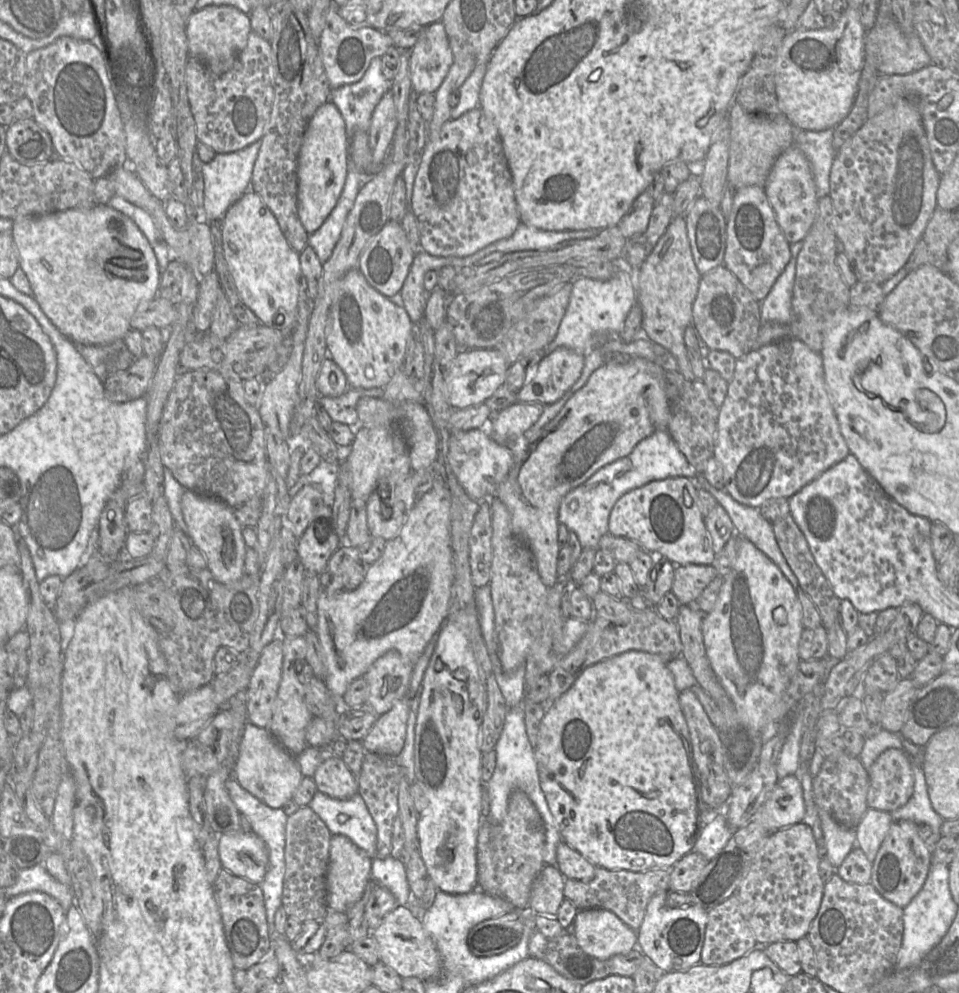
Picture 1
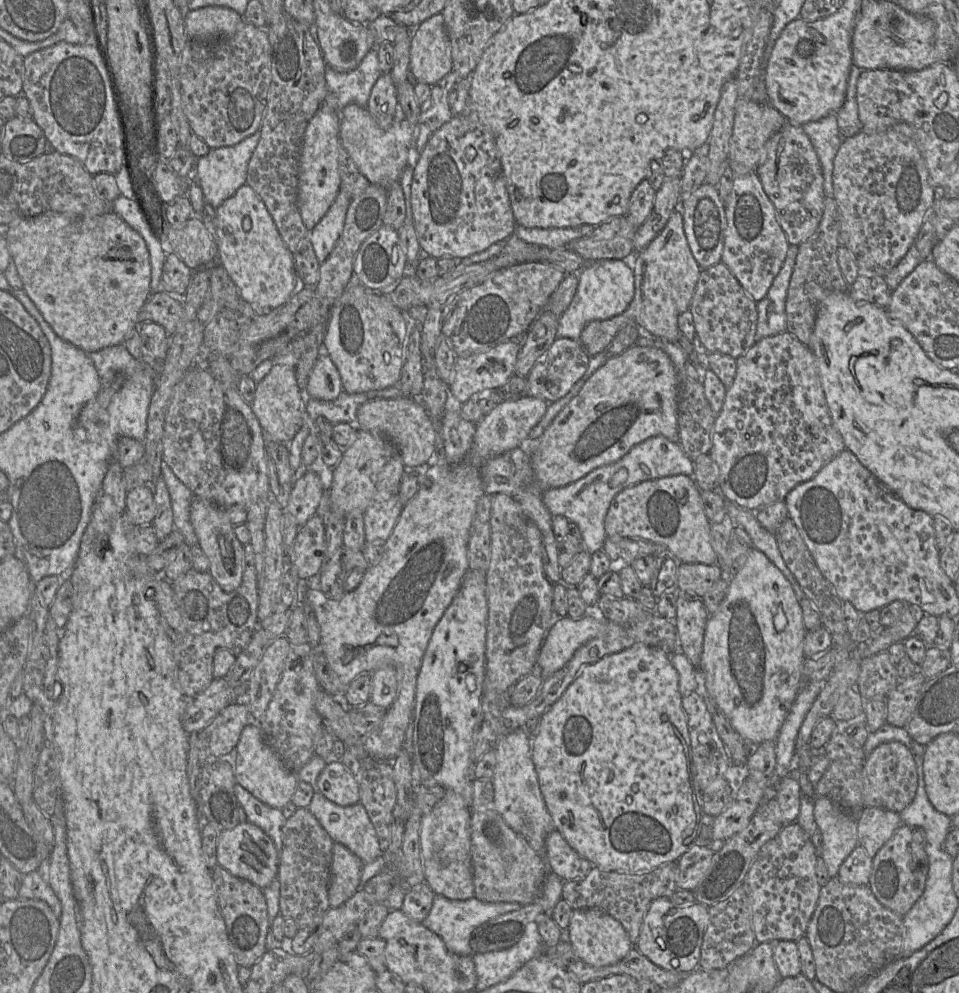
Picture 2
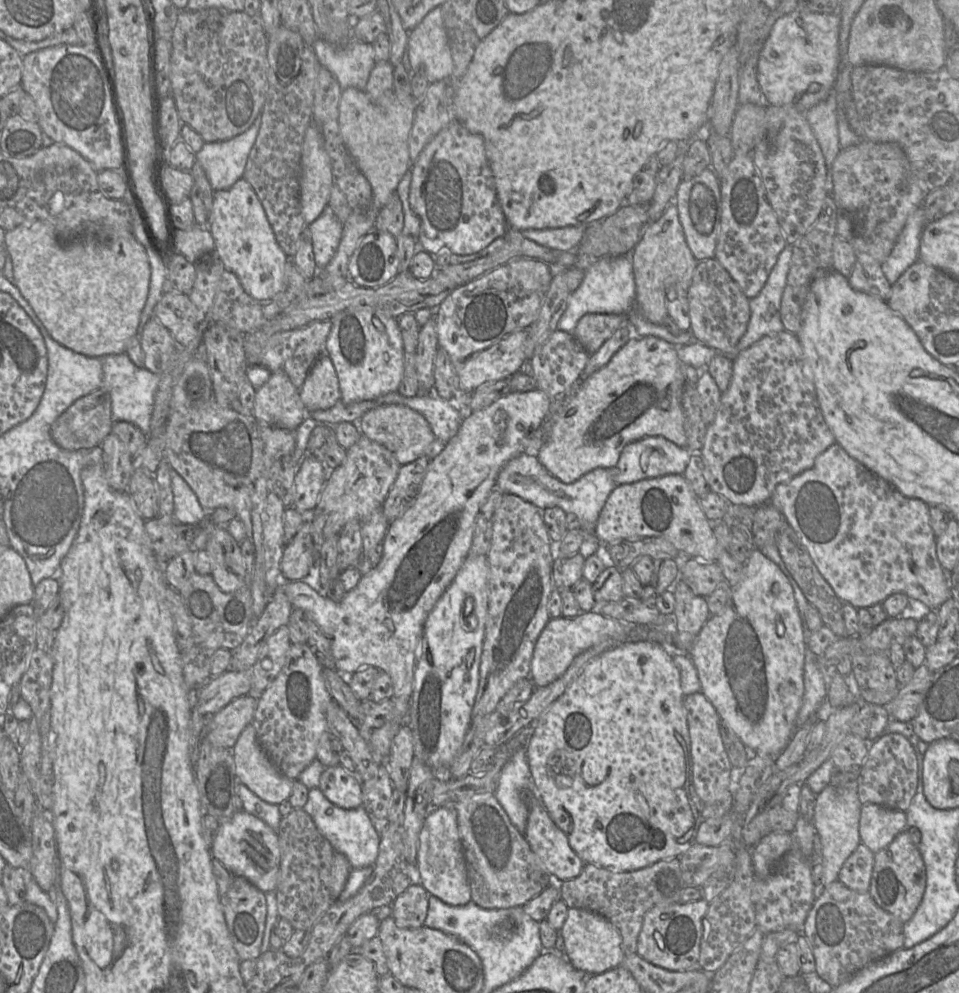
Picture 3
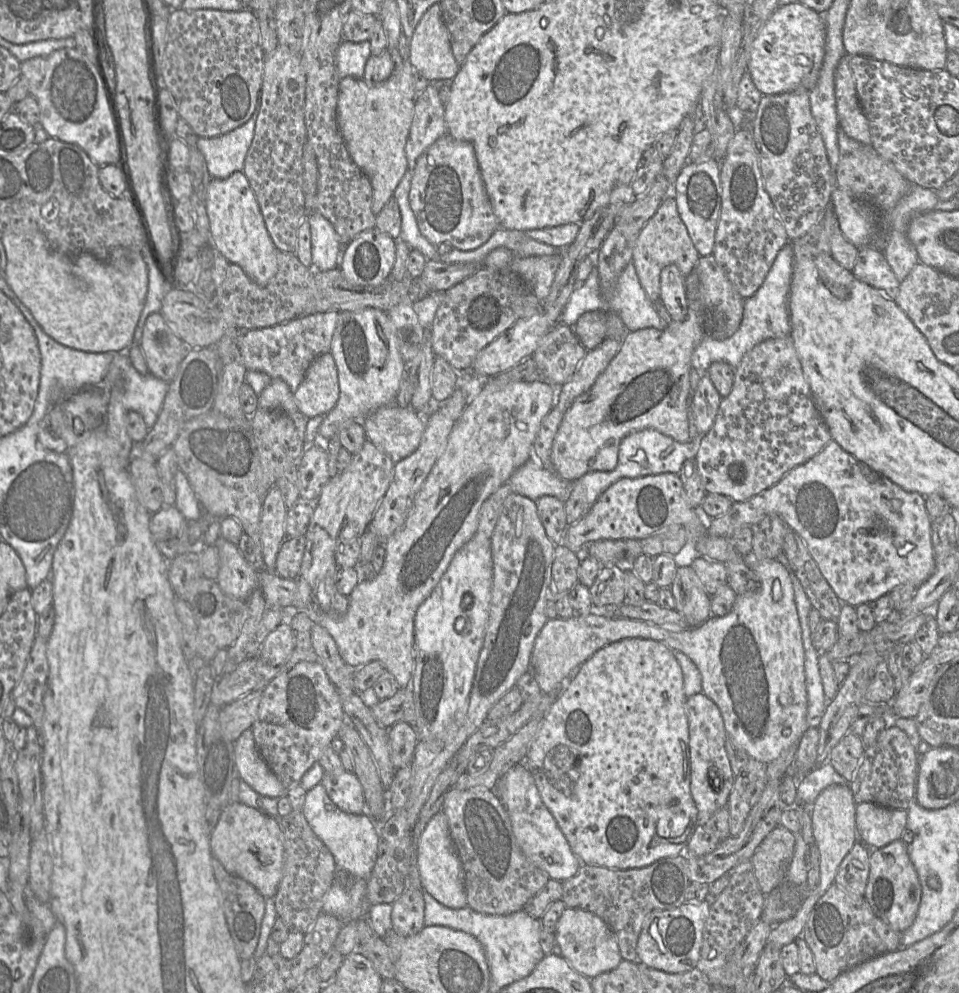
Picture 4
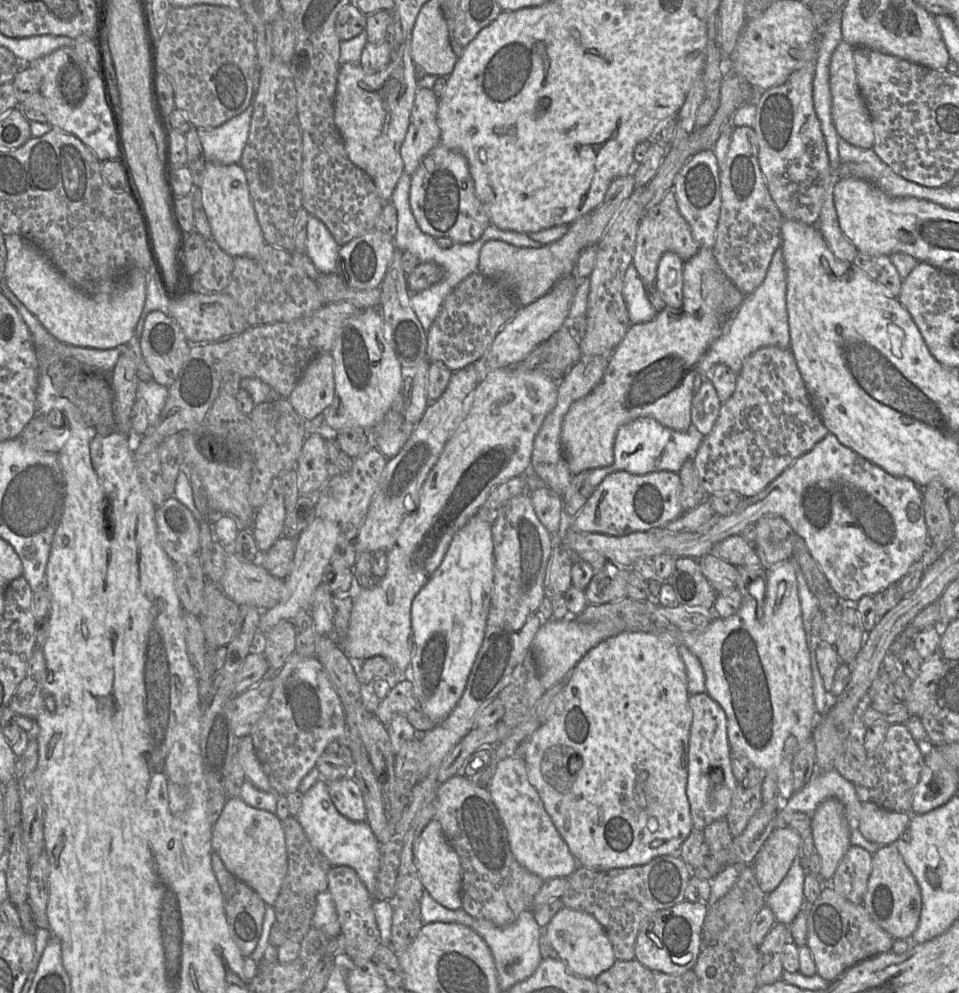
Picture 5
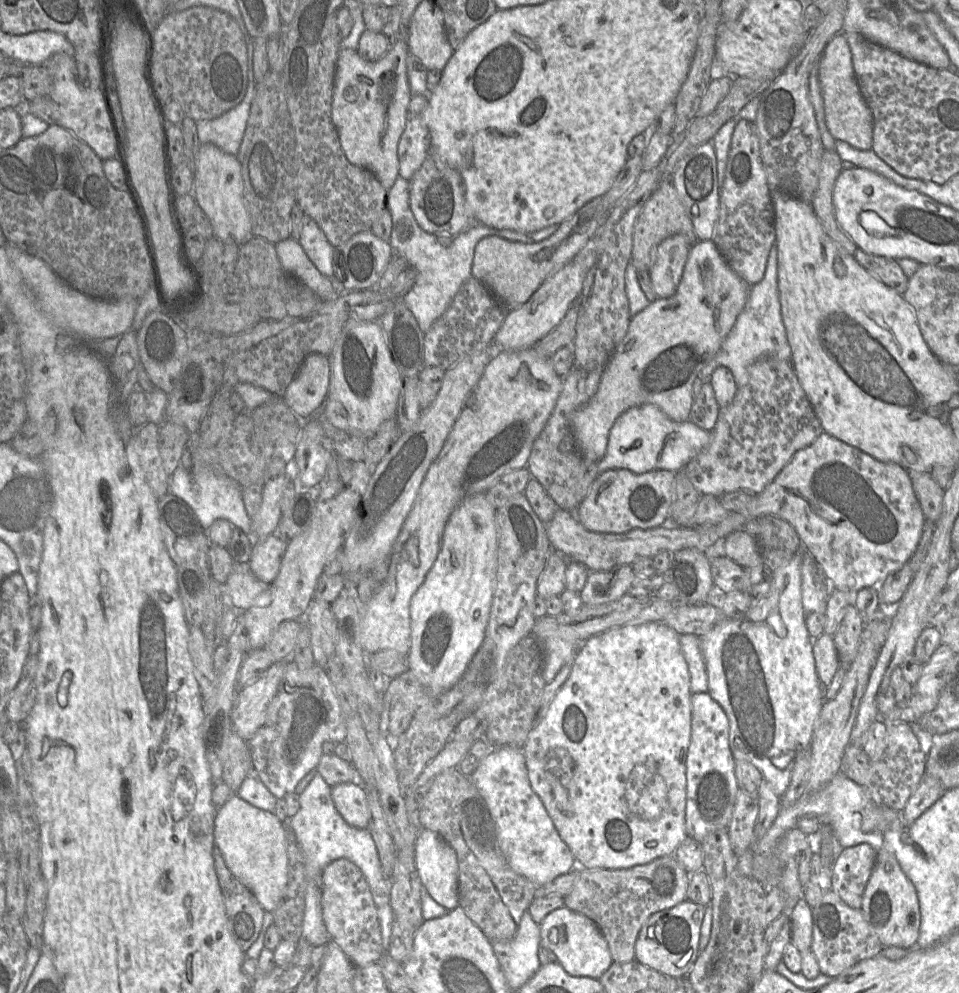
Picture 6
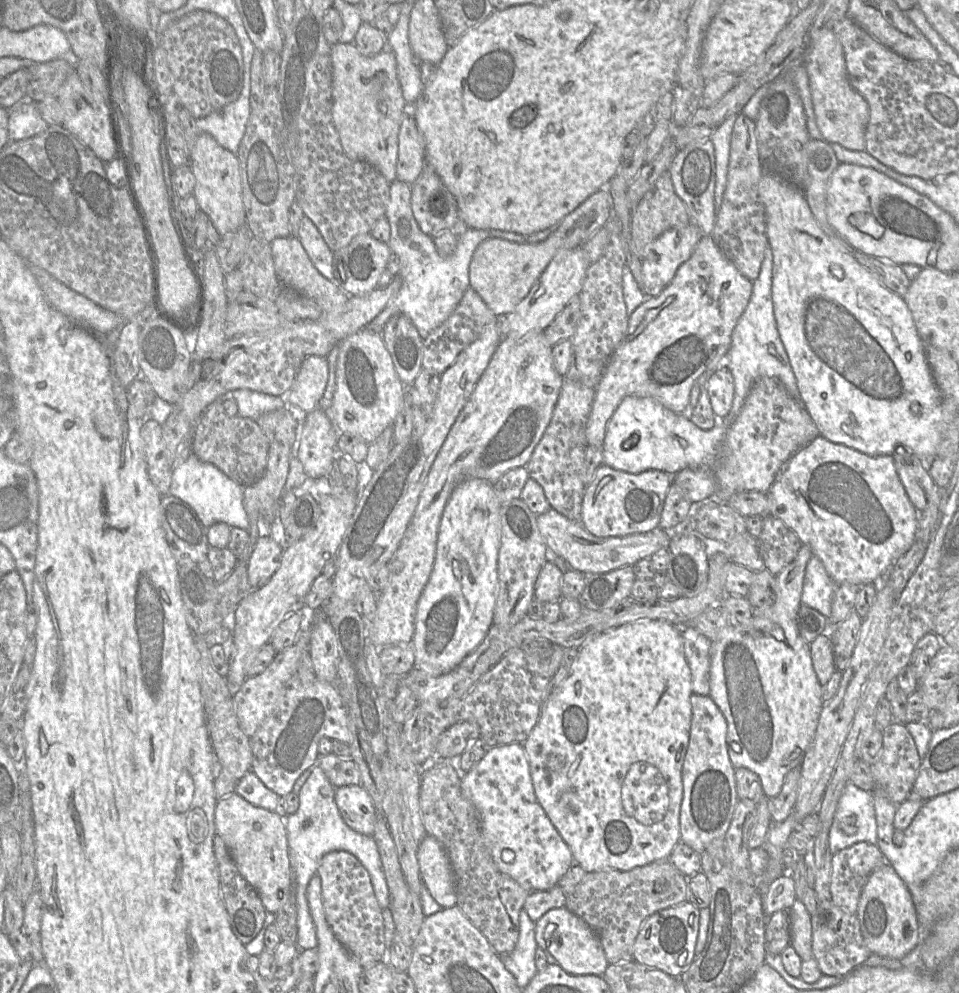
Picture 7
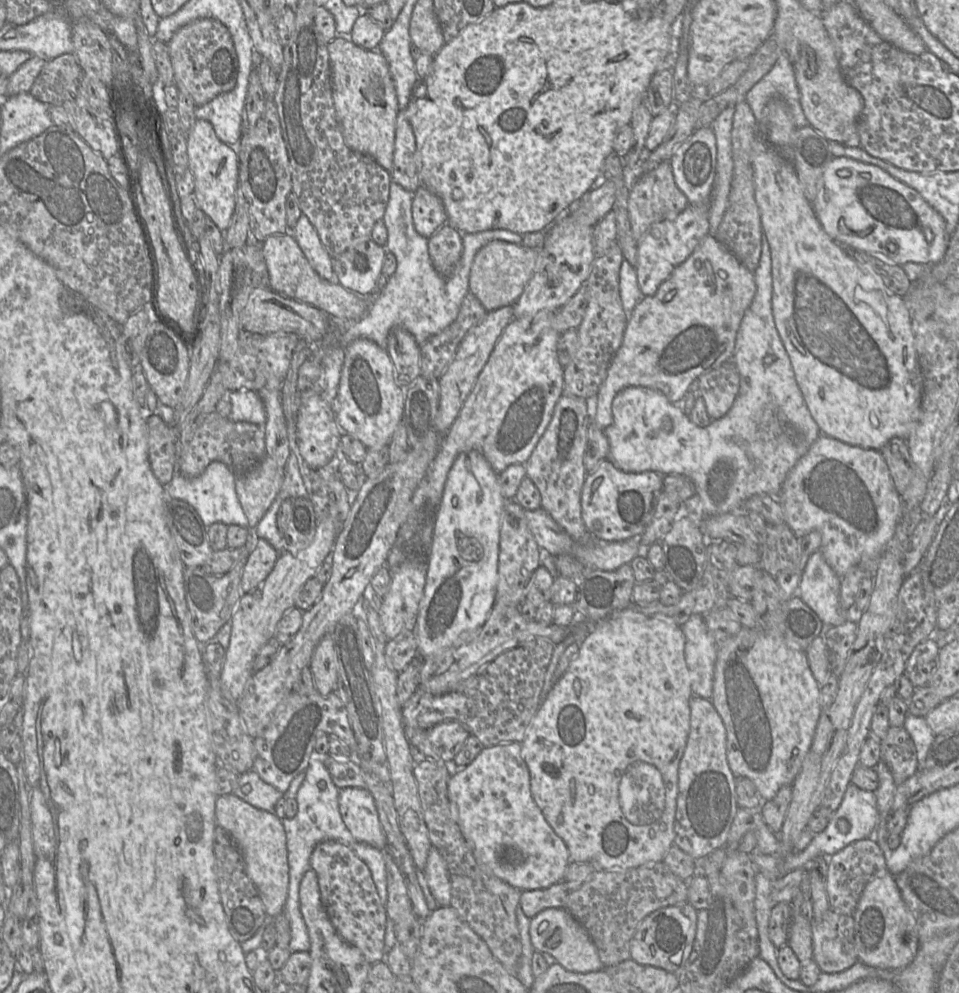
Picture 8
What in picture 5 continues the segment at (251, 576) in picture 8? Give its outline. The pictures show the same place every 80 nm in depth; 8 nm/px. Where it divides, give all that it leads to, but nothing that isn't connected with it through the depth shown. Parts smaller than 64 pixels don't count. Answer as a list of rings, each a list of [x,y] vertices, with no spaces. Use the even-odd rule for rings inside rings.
[[[281,536],[268,551],[260,555],[258,563],[272,576],[284,579],[291,570],[295,547],[296,539]]]

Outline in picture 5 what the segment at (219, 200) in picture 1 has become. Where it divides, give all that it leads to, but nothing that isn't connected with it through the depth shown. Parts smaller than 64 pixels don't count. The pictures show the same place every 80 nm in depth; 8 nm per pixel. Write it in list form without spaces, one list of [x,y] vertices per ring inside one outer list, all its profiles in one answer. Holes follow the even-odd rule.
[[[257,91],[247,109],[216,128],[198,128],[206,161],[219,165],[239,164],[246,145]]]

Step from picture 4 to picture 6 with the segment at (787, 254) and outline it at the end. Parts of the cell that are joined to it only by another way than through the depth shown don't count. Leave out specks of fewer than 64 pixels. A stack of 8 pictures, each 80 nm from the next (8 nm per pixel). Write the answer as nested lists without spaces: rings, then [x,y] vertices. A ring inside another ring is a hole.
[[[774,244],[770,250],[763,279],[750,287],[747,302],[739,314],[732,330],[725,338],[716,355],[698,373],[703,383],[709,382],[713,371],[719,367],[727,367],[737,387],[748,381],[748,368],[756,360],[764,357],[775,357],[790,361],[792,351],[787,340],[786,329],[781,315],[781,304],[778,292],[778,249]]]

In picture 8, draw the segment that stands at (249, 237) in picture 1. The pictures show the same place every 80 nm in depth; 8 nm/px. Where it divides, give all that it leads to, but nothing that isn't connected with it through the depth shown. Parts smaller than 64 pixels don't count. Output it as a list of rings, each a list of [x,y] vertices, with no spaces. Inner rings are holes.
[[[196,119],[187,133],[188,168],[195,179],[193,197],[196,207],[221,230],[226,231],[236,204],[238,187],[238,153],[236,148],[220,141],[213,126],[206,120]]]

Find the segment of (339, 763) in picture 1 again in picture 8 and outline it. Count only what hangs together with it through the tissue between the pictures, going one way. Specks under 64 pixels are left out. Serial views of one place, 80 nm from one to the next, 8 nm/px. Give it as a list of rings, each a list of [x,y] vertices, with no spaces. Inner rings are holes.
[[[366,788],[340,789],[338,804],[343,822],[357,841],[378,850],[387,848],[374,798]]]

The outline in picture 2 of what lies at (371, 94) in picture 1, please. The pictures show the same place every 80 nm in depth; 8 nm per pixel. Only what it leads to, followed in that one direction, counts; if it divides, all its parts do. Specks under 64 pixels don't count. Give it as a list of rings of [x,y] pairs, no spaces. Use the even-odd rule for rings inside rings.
[[[376,48],[370,49],[352,71],[338,72],[326,65],[327,88],[337,100],[340,115],[341,110],[349,104],[367,108],[371,90],[381,74]]]

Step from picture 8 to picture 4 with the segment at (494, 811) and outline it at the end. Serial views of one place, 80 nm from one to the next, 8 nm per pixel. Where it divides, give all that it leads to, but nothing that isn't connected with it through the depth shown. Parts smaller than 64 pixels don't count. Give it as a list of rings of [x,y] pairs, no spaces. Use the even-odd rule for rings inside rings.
[[[525,763],[512,766],[499,779],[494,791],[506,808],[516,841],[524,855],[544,870],[550,879],[565,881],[573,877],[582,862],[572,851],[555,818],[544,804]]]

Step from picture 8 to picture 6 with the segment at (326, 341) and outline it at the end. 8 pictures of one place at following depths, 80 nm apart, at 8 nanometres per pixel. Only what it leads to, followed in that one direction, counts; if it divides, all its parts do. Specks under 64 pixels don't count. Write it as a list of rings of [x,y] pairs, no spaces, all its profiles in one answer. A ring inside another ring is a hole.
[[[400,176],[388,190],[386,208],[392,216],[389,244],[393,252],[404,256],[410,268],[414,268],[417,272],[415,283],[404,295],[403,301],[415,316],[423,333],[426,333],[447,310],[463,283],[472,276],[474,251],[481,239],[487,236],[498,236],[515,243],[535,243],[528,234],[508,229],[495,229],[478,223],[454,235],[452,244],[449,247],[443,247],[437,242],[435,234],[424,231],[416,222],[410,208],[410,180]]]

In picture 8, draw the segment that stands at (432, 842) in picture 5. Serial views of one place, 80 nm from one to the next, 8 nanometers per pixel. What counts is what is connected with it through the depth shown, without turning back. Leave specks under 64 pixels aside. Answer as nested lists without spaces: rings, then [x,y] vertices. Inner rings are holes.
[[[433,845],[429,851],[423,870],[431,894],[439,906],[449,906],[451,901],[451,882],[447,865],[442,855]]]

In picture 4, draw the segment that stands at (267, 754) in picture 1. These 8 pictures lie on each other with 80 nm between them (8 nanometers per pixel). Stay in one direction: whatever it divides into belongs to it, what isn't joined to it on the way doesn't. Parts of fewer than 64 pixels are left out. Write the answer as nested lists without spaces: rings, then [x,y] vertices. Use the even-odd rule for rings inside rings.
[[[251,728],[234,742],[234,757],[238,777],[257,793],[277,799],[286,795],[283,784],[260,755]]]

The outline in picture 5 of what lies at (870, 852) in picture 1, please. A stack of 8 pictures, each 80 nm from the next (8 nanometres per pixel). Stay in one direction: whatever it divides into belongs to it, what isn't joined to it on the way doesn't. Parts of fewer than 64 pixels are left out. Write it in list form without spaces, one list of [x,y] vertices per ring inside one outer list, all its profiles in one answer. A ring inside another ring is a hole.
[[[872,802],[862,805],[859,829],[870,842],[879,846],[893,844],[908,828],[908,812],[895,812],[883,809]]]

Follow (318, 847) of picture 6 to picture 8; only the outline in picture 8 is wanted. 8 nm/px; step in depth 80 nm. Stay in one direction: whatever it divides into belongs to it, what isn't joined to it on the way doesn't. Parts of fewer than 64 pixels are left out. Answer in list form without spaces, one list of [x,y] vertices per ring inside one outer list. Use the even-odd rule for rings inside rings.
[[[313,756],[305,773],[305,779],[295,797],[298,804],[297,814],[290,819],[281,819],[286,833],[288,852],[289,886],[284,912],[290,922],[291,940],[288,949],[291,952],[310,951],[310,938],[300,910],[299,888],[304,874],[311,869],[311,854],[320,842],[336,841],[350,848],[368,866],[381,902],[386,906],[388,900],[384,853],[366,843],[357,841],[347,829],[339,811],[340,789],[333,783],[323,759],[319,756]]]

